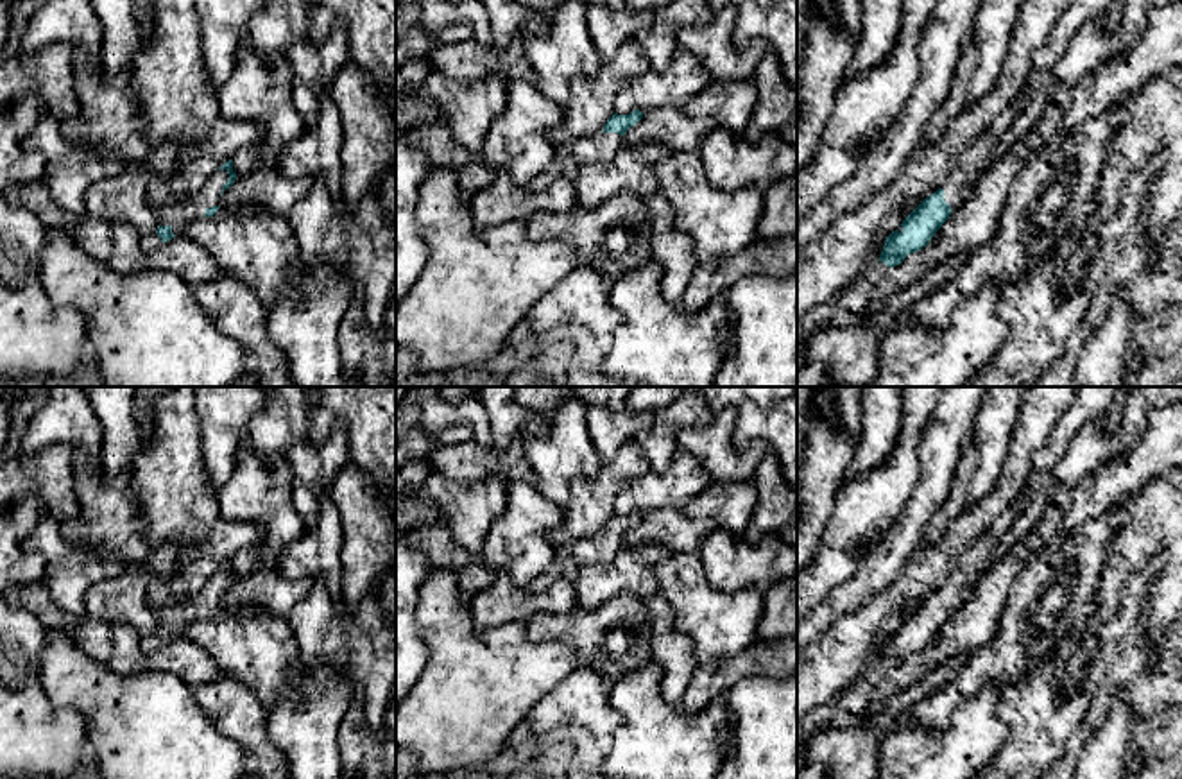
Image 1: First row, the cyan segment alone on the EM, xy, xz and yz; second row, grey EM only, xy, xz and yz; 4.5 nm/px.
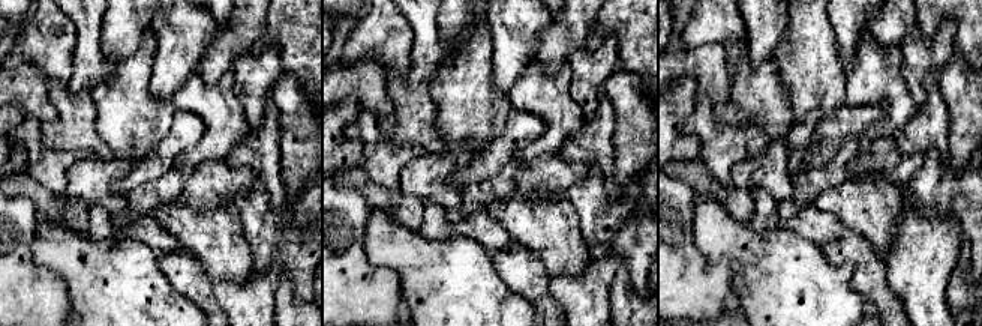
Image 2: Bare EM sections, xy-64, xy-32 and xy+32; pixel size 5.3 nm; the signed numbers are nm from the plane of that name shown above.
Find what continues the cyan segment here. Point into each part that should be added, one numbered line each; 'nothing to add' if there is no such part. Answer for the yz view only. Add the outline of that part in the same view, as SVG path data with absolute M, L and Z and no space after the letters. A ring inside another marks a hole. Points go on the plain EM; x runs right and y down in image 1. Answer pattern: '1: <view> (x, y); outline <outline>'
1: yz (975, 563); outline M1021 494L1017 501L1006 509L971 548L960 555L955 571L942 587L944 602L951 607L951 611L962 607L980 580L990 571L994 566L992 552L996 543L1012 526L1024 503L1026 496Z
2: yz (846, 711); outline M883 663L863 672L851 686L831 702L809 709L797 722L797 747L822 729L851 731L863 723L876 686L890 673Z

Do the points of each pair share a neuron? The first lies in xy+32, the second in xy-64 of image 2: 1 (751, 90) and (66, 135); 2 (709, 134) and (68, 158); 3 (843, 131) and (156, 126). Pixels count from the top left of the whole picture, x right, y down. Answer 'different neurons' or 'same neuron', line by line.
1: same neuron
2: same neuron
3: different neurons

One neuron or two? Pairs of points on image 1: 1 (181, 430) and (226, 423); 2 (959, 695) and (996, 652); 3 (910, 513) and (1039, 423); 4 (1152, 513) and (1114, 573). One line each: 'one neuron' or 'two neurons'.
1: two neurons
2: one neuron
3: two neurons
4: one neuron

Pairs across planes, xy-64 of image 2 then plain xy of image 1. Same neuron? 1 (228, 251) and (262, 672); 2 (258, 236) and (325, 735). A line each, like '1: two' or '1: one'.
1: one
2: two

